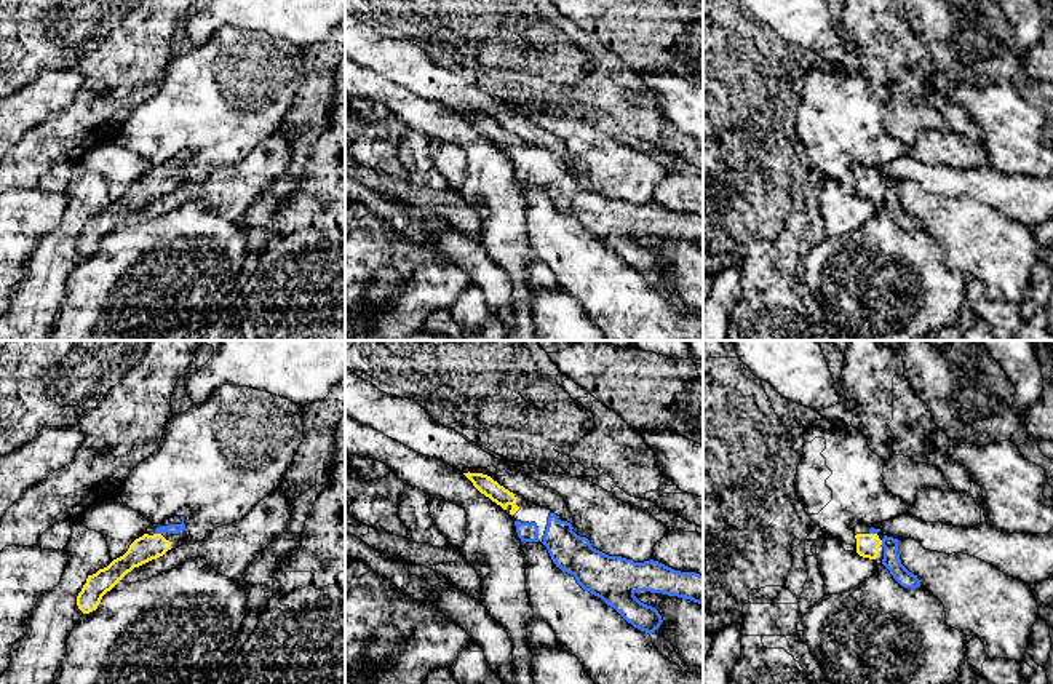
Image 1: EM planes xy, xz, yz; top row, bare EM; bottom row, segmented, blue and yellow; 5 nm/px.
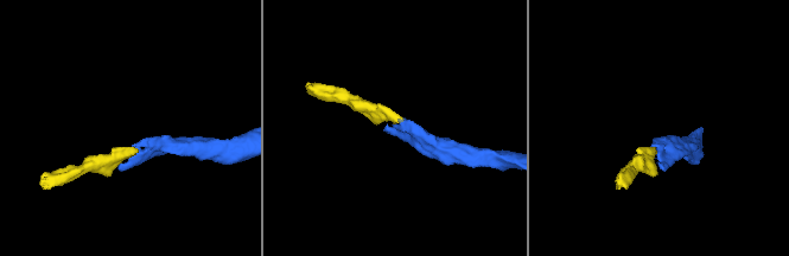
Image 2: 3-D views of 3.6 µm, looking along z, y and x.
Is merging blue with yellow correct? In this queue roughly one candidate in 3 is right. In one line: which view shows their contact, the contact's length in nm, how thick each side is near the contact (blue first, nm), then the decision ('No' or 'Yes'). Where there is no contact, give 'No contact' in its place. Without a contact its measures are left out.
Touches blue in xy. Shared border 30 nm. Thickness 50 nm (blue) against 130 nm. Yes

